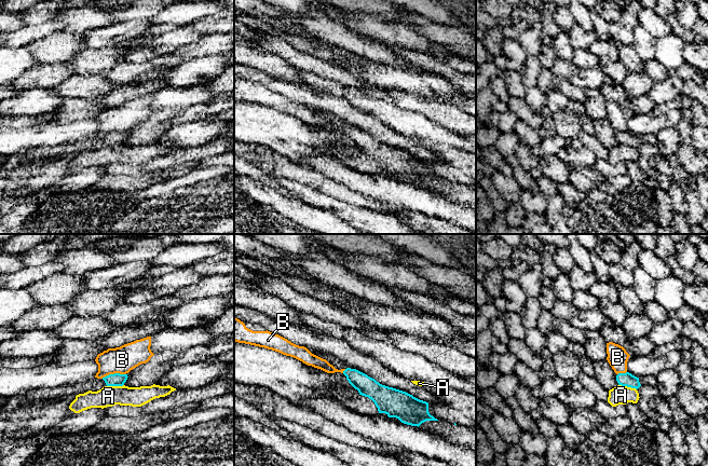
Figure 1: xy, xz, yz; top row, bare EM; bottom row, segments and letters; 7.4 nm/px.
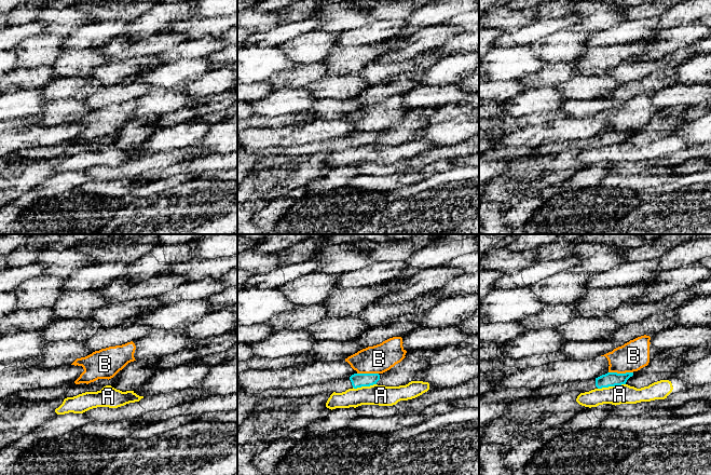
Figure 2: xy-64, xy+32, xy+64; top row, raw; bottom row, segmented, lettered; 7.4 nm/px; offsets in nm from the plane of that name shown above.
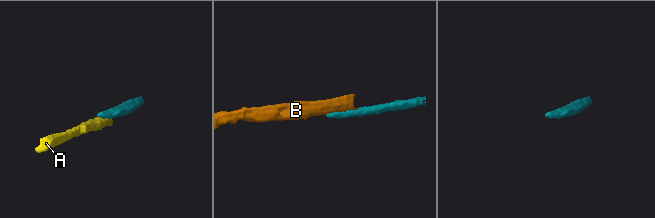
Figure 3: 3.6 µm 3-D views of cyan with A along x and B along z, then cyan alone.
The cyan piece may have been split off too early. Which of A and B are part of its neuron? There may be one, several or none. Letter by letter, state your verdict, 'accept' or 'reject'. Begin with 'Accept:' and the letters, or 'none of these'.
Accept: none of these
A: reject
B: reject

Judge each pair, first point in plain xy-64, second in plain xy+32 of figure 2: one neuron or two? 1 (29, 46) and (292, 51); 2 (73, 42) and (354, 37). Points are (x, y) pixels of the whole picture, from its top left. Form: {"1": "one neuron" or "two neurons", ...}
{"1": "one neuron", "2": "one neuron"}

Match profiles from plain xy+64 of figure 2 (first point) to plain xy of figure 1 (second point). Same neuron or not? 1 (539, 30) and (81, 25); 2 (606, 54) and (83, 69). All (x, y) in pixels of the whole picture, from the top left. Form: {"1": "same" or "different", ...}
{"1": "different", "2": "same"}

